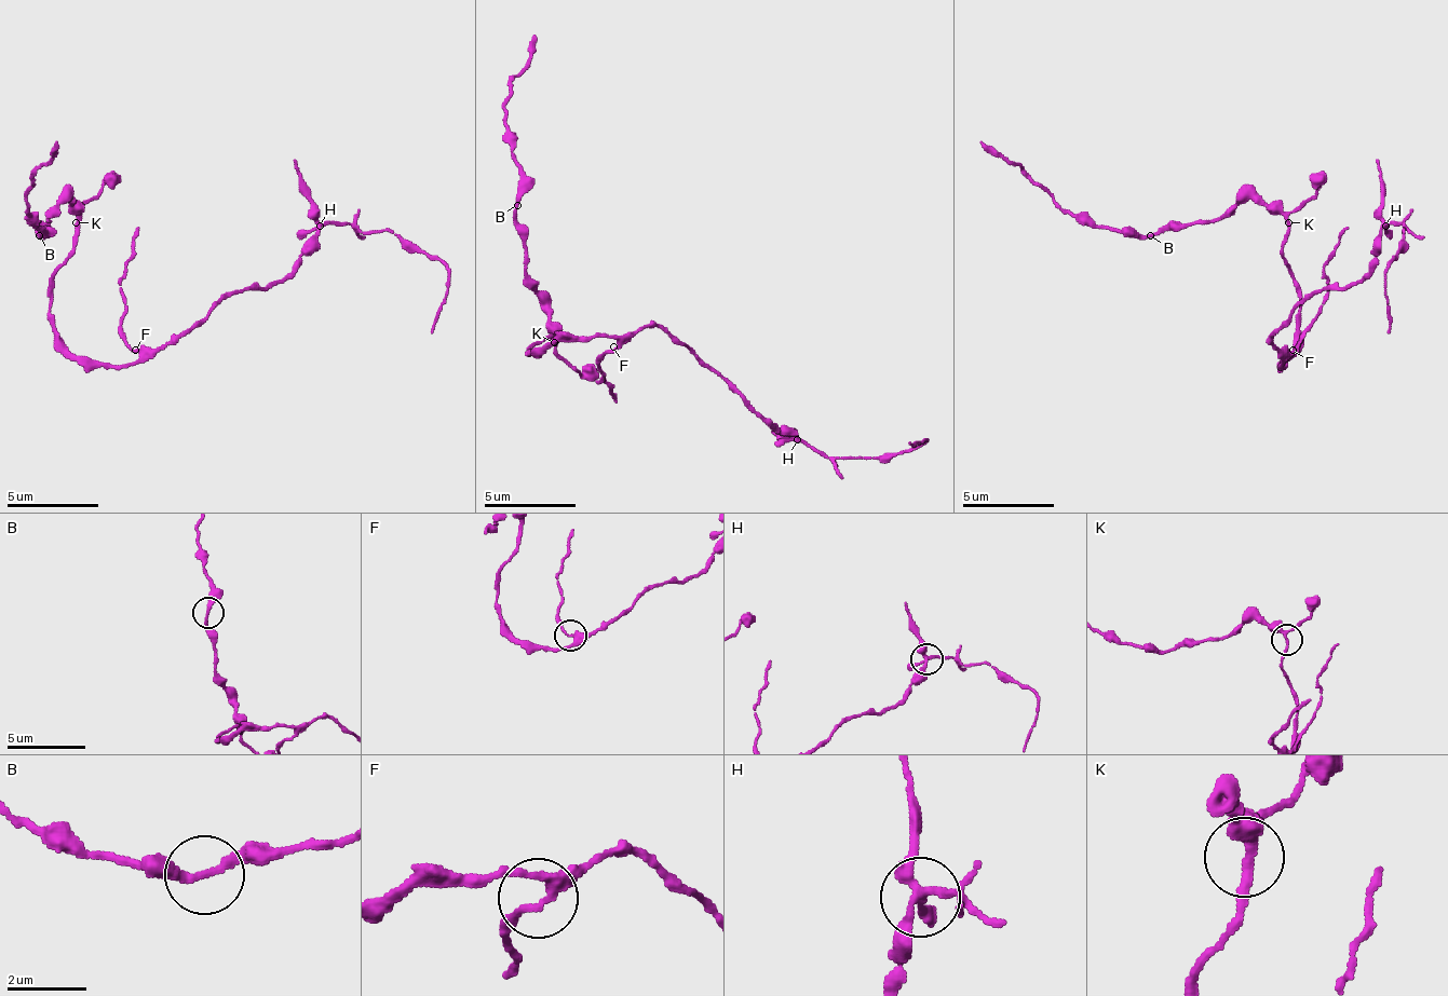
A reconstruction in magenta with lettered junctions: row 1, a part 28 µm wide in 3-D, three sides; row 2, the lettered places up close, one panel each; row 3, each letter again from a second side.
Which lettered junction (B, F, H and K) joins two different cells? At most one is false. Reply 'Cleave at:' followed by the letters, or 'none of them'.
Cleave at: H

